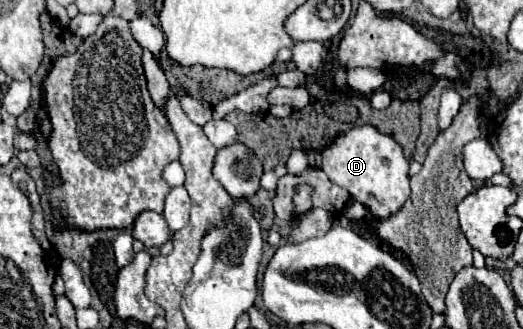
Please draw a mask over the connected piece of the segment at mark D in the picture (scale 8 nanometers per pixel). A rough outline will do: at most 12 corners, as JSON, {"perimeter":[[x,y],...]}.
{"perimeter":[[370,124],[338,136],[322,170],[376,218],[410,196],[402,148]]}

